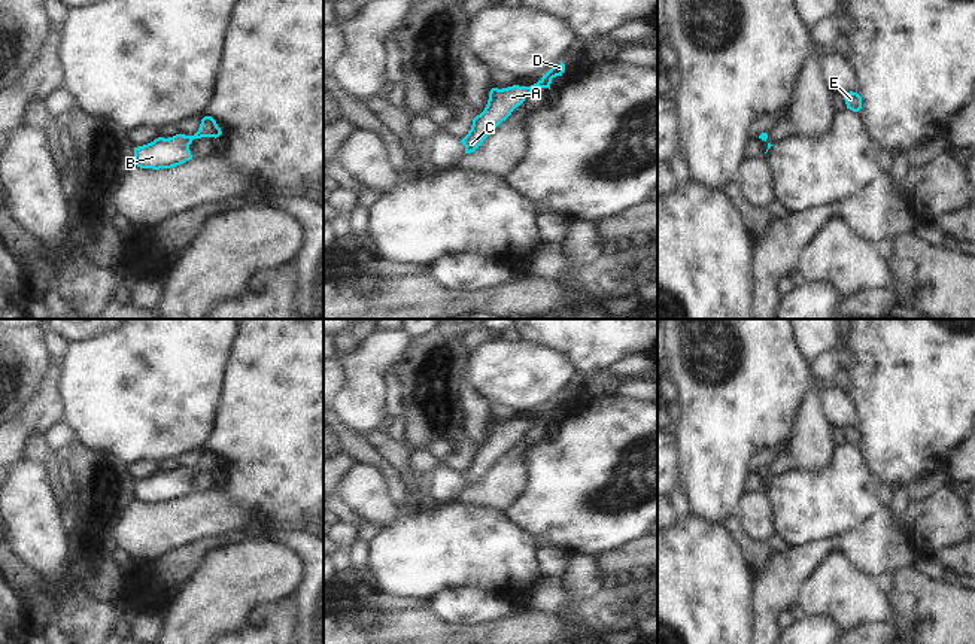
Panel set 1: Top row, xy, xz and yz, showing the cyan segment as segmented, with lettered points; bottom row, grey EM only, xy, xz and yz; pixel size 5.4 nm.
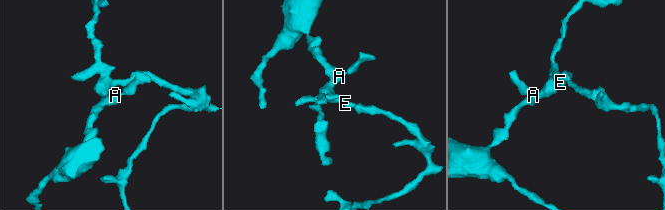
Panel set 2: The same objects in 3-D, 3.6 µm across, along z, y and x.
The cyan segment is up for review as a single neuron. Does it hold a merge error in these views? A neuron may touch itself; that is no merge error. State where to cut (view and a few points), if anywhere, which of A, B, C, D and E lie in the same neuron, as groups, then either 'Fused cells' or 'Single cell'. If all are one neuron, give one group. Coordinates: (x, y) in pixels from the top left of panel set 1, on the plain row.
No split. Groups: A B C D E. Single cell.

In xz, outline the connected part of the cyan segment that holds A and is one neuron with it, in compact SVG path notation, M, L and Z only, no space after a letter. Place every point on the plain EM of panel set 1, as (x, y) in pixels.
M561 397L553 400L537 417L531 420L513 419L502 423L492 422L485 444L473 453L471 464L461 474L461 477L465 480L465 487L474 486L483 477L483 474L490 470L490 467L502 455L505 455L535 422L550 423L552 413L562 410L564 405L565 398Z

